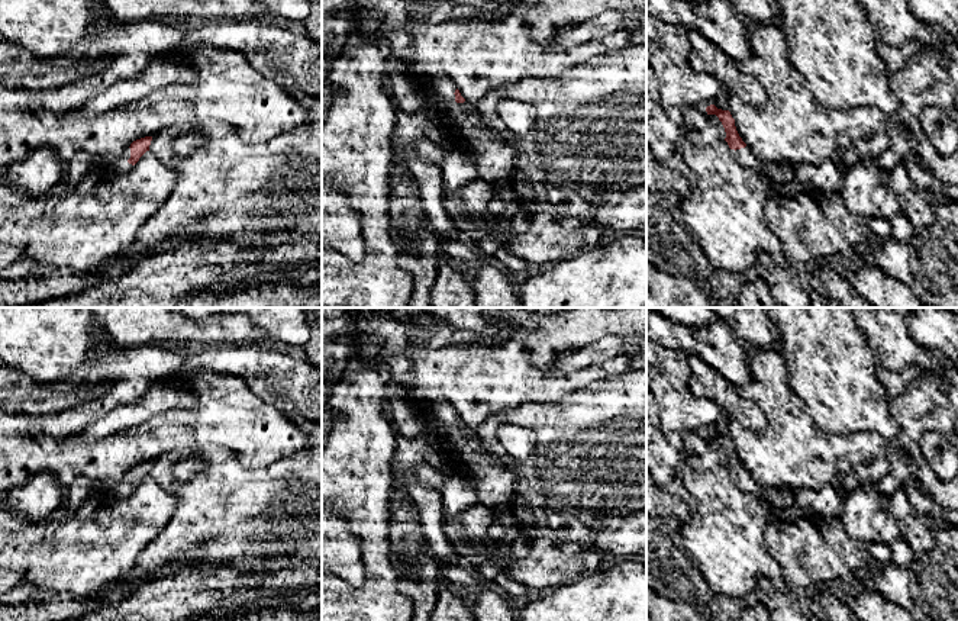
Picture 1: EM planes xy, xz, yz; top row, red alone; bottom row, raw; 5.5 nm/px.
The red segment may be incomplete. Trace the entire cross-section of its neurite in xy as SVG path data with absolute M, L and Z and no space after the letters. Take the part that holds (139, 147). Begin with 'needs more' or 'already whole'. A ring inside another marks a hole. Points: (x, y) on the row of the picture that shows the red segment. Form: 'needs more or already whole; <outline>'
needs more; M152 136L136 139L119 157L106 158L104 163L119 173L129 173L139 158L149 151Z

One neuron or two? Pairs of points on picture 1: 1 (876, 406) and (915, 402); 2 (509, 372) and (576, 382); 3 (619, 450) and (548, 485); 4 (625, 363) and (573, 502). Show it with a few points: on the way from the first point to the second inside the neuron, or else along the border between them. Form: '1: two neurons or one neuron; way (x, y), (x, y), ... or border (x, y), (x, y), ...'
1: two neurons; border (890, 399), (890, 411), (900, 430)
2: one neuron; way (525, 372), (532, 372), (542, 382), (560, 382)
3: one neuron; way (603, 467), (589, 482), (565, 482)
4: two neurons; border (631, 369), (600, 379)

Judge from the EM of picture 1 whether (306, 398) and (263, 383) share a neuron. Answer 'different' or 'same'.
same

